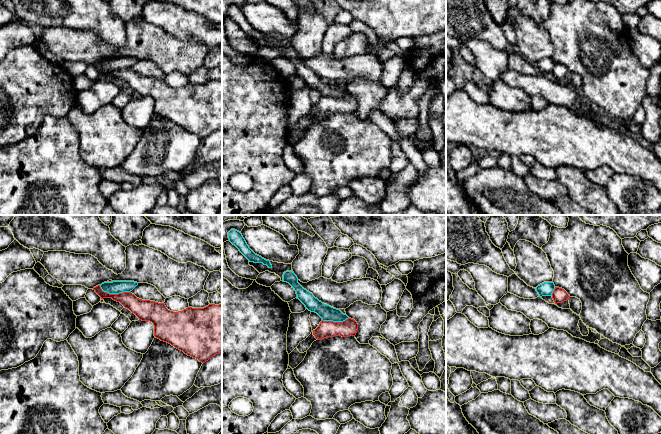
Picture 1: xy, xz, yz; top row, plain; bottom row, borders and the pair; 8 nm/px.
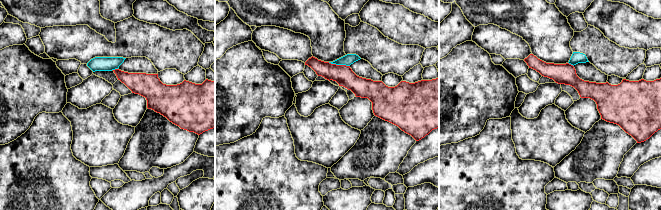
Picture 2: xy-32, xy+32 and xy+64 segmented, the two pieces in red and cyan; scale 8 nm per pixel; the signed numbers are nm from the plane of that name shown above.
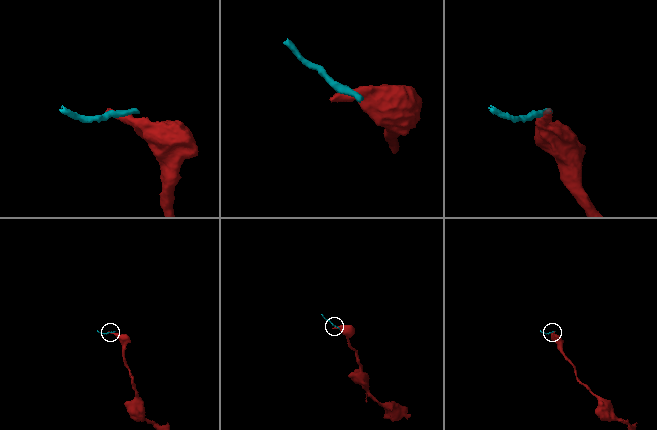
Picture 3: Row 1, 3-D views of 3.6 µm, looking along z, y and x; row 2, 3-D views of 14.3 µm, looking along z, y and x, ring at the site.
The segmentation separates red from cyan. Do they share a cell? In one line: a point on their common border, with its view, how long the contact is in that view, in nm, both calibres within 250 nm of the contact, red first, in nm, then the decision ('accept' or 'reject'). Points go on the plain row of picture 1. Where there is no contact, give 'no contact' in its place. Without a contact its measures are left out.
meets red in xy at (114, 70); contact 260 nm long; 140 nm thick on the red side, 110 nm on the other; reject

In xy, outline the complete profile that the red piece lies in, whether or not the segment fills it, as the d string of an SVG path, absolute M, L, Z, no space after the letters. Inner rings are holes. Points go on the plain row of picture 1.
M100 61L93 66L103 74L112 74L134 89L139 96L150 97L154 101L154 112L183 127L188 132L205 139L216 130L222 129L222 80L209 80L204 84L188 83L182 87L173 88L164 79L137 74L130 68L109 70Z

